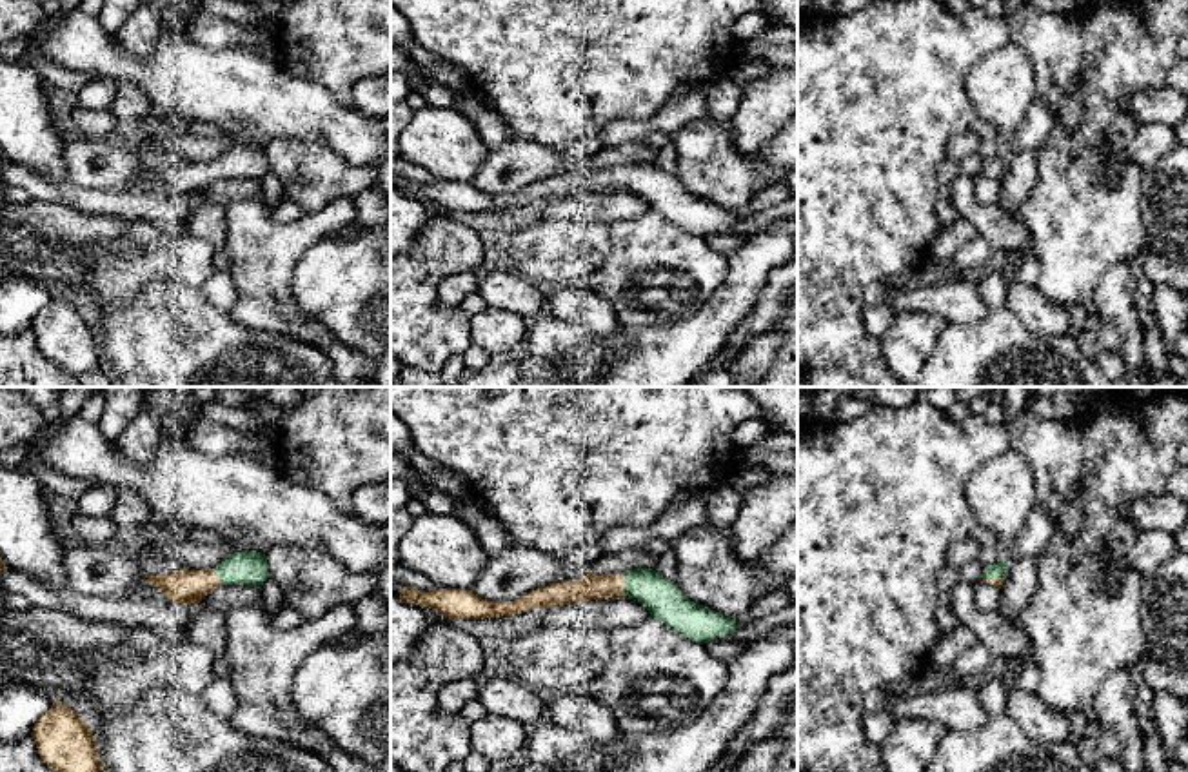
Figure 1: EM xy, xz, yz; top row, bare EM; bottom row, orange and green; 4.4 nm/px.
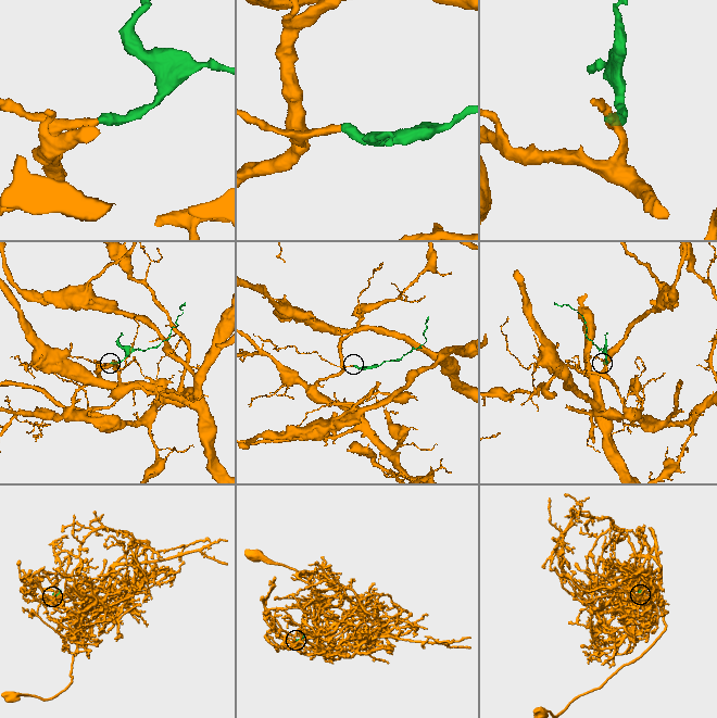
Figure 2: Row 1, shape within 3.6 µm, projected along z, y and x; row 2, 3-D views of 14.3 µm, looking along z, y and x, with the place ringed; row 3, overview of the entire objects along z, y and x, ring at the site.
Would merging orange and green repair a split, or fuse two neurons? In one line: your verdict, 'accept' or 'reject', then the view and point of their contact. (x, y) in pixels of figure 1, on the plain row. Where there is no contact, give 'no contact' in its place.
accept | xz (623, 177)

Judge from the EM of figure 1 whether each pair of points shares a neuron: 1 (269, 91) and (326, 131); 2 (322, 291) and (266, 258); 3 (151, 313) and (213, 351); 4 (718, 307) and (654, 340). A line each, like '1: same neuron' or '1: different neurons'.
1: same neuron
2: different neurons
3: same neuron
4: same neuron

